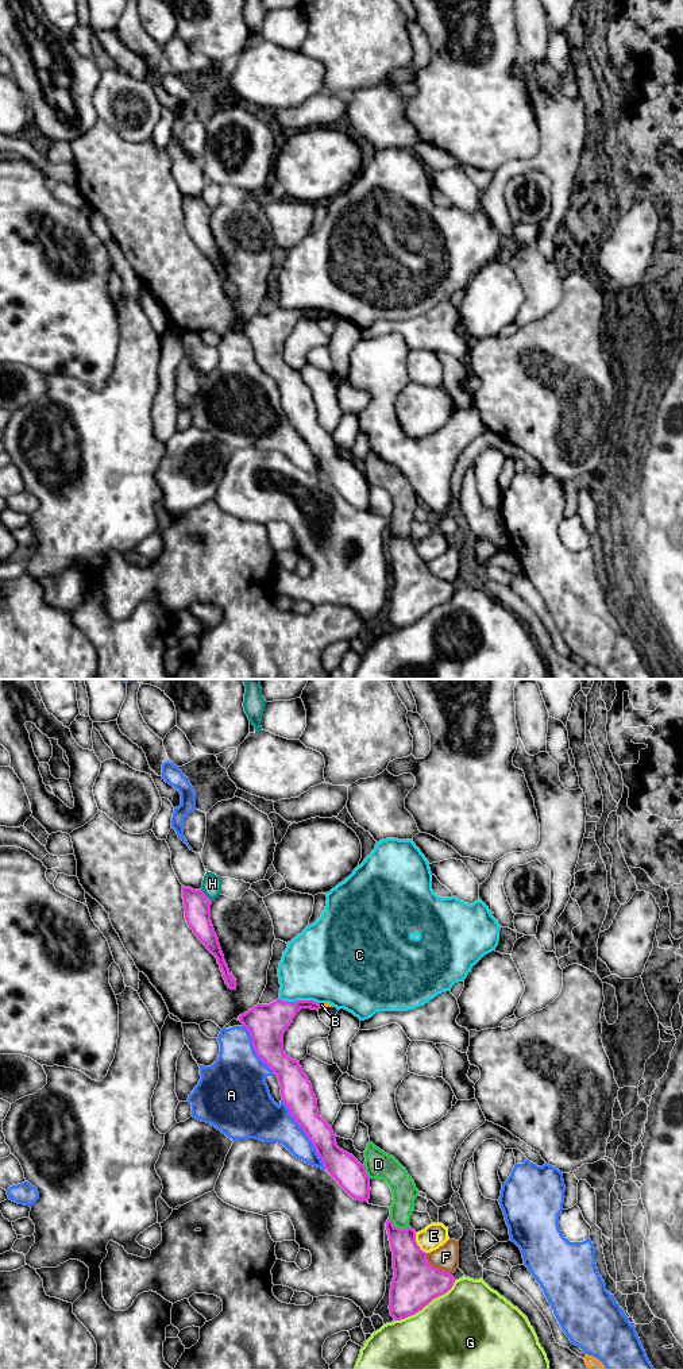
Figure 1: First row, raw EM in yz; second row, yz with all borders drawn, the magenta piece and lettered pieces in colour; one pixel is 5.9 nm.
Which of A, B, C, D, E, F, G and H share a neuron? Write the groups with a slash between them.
A / B / C / D / E / F / G / H

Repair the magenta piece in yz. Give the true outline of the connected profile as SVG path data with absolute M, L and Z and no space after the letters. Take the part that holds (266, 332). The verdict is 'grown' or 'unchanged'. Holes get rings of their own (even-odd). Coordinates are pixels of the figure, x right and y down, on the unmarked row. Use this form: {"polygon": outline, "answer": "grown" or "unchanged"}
{"polygon": "M277 308L254 315L239 328L250 340L256 365L277 383L283 412L313 452L327 481L351 506L368 512L371 497L364 474L337 455L332 435L319 424L313 396L300 370L283 360L283 343L301 317L319 319L320 312Z", "answer": "unchanged"}

